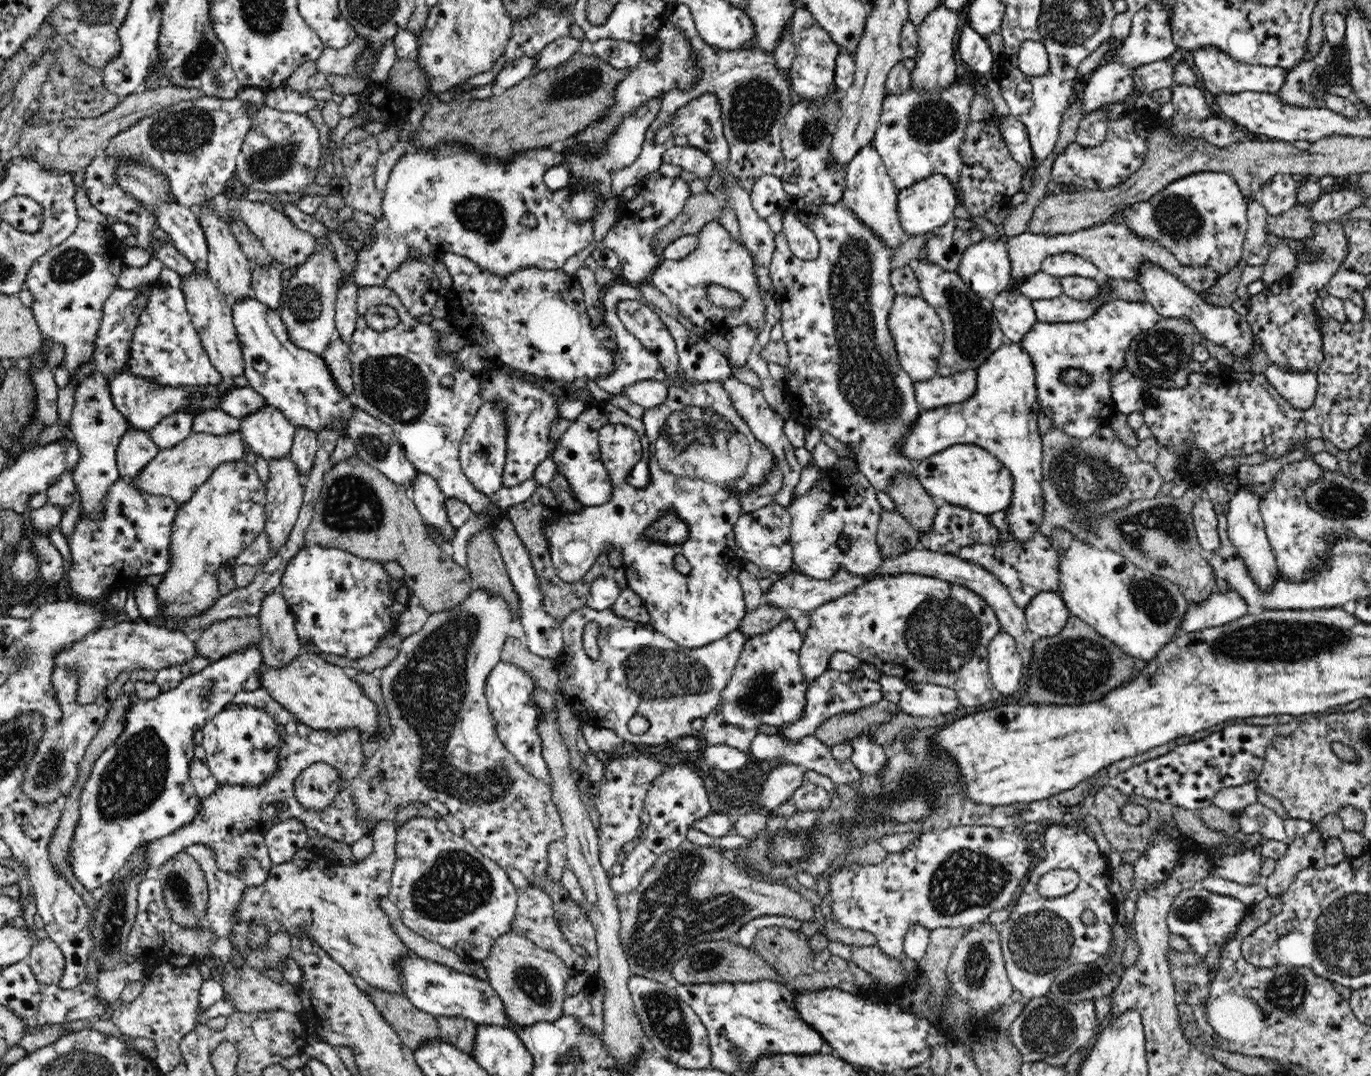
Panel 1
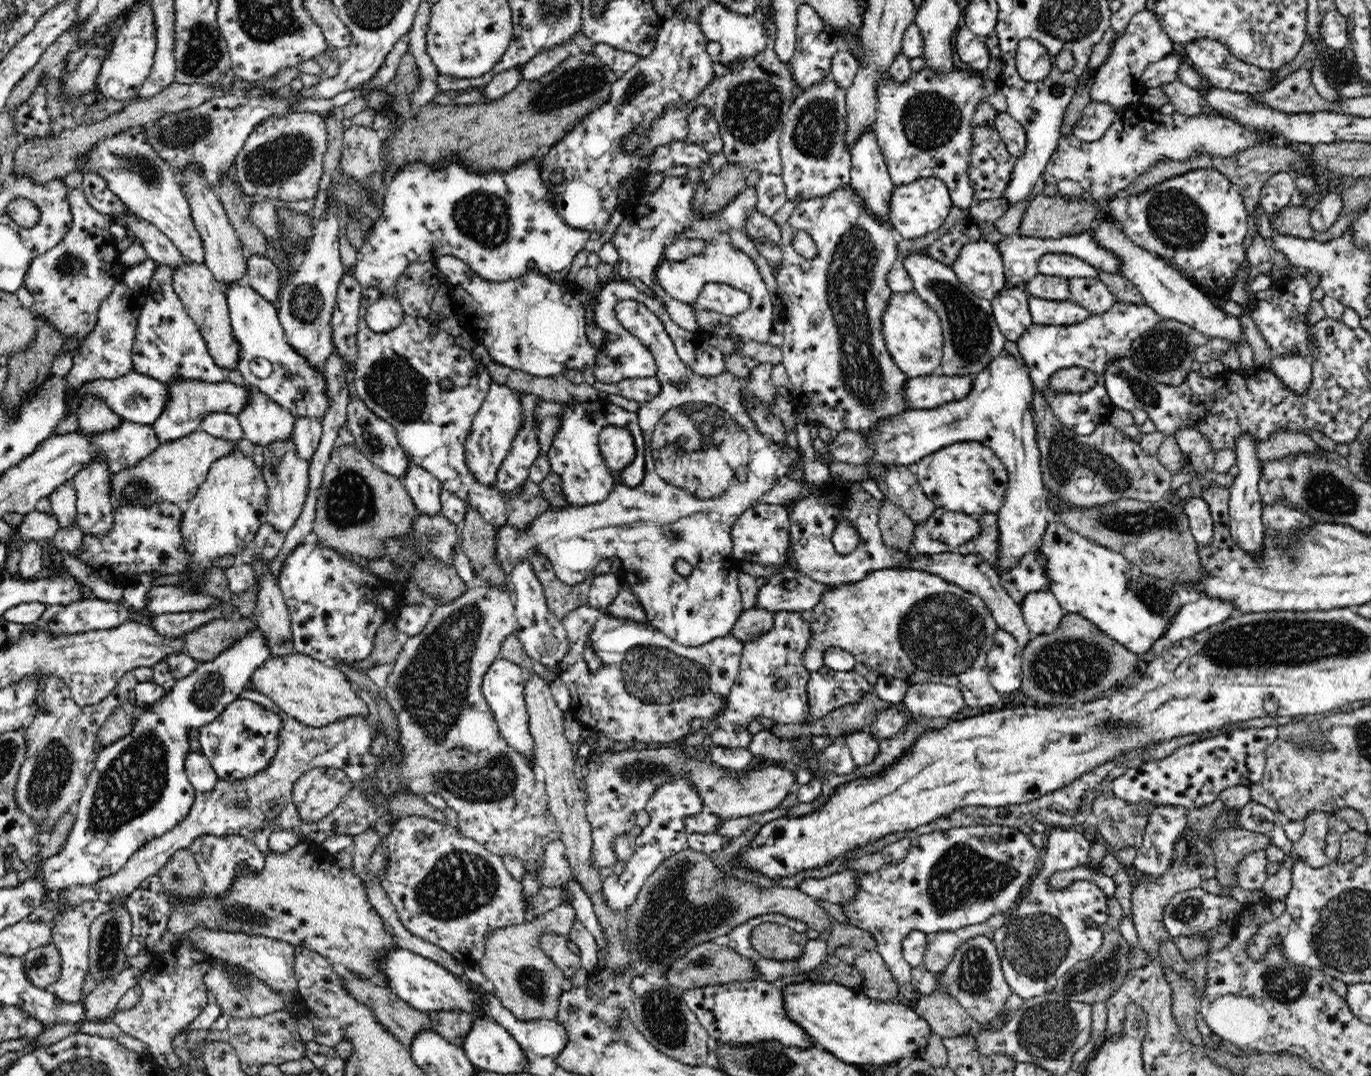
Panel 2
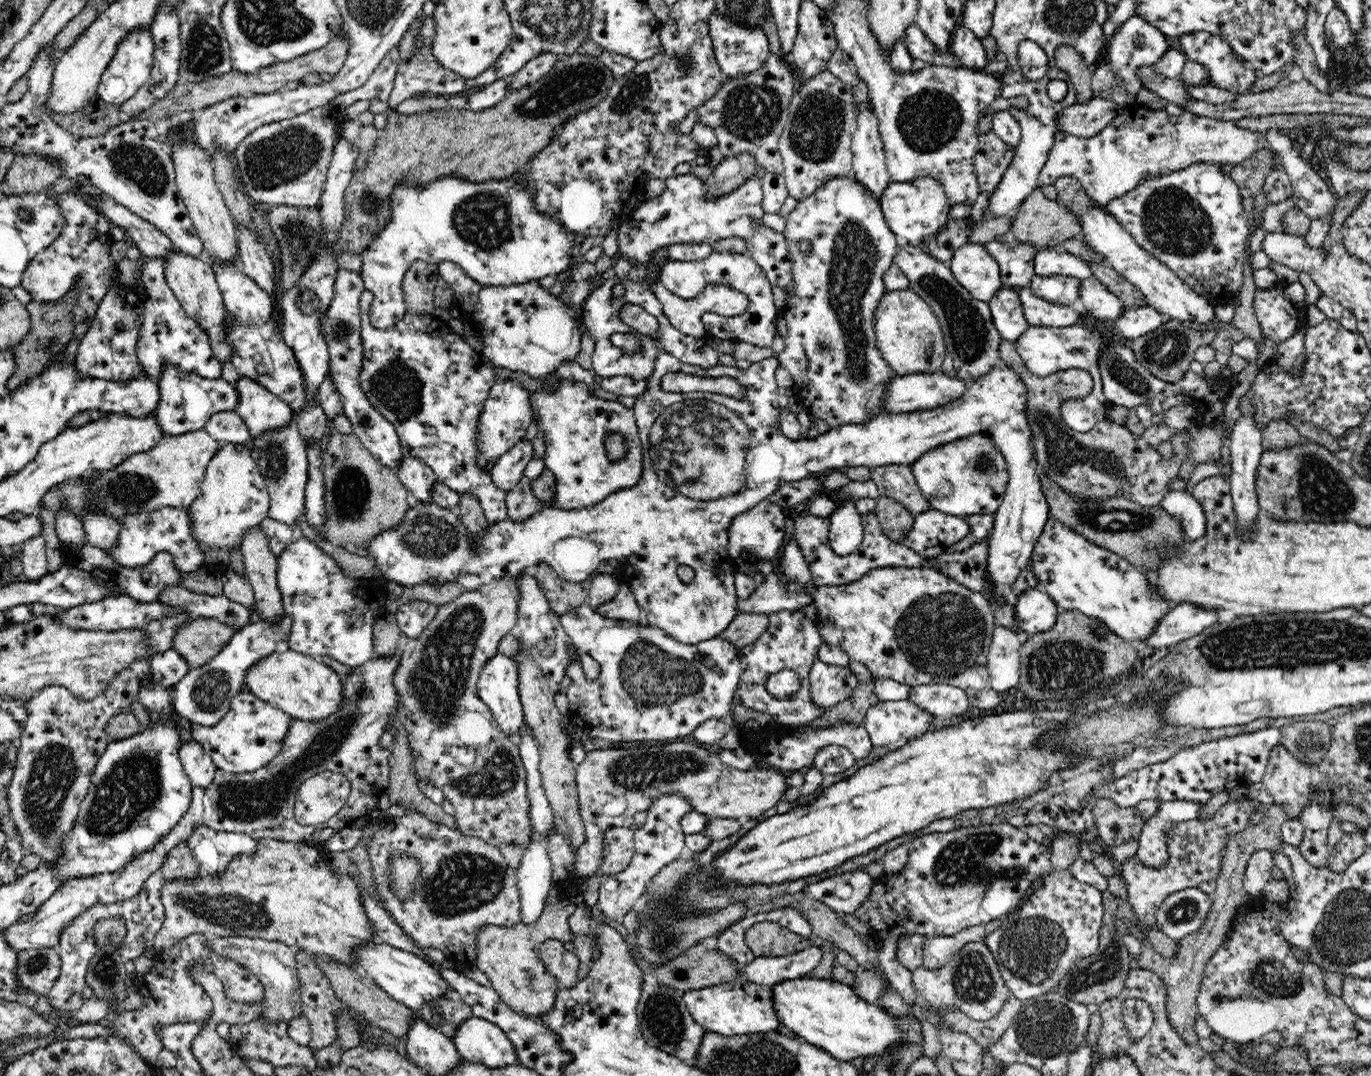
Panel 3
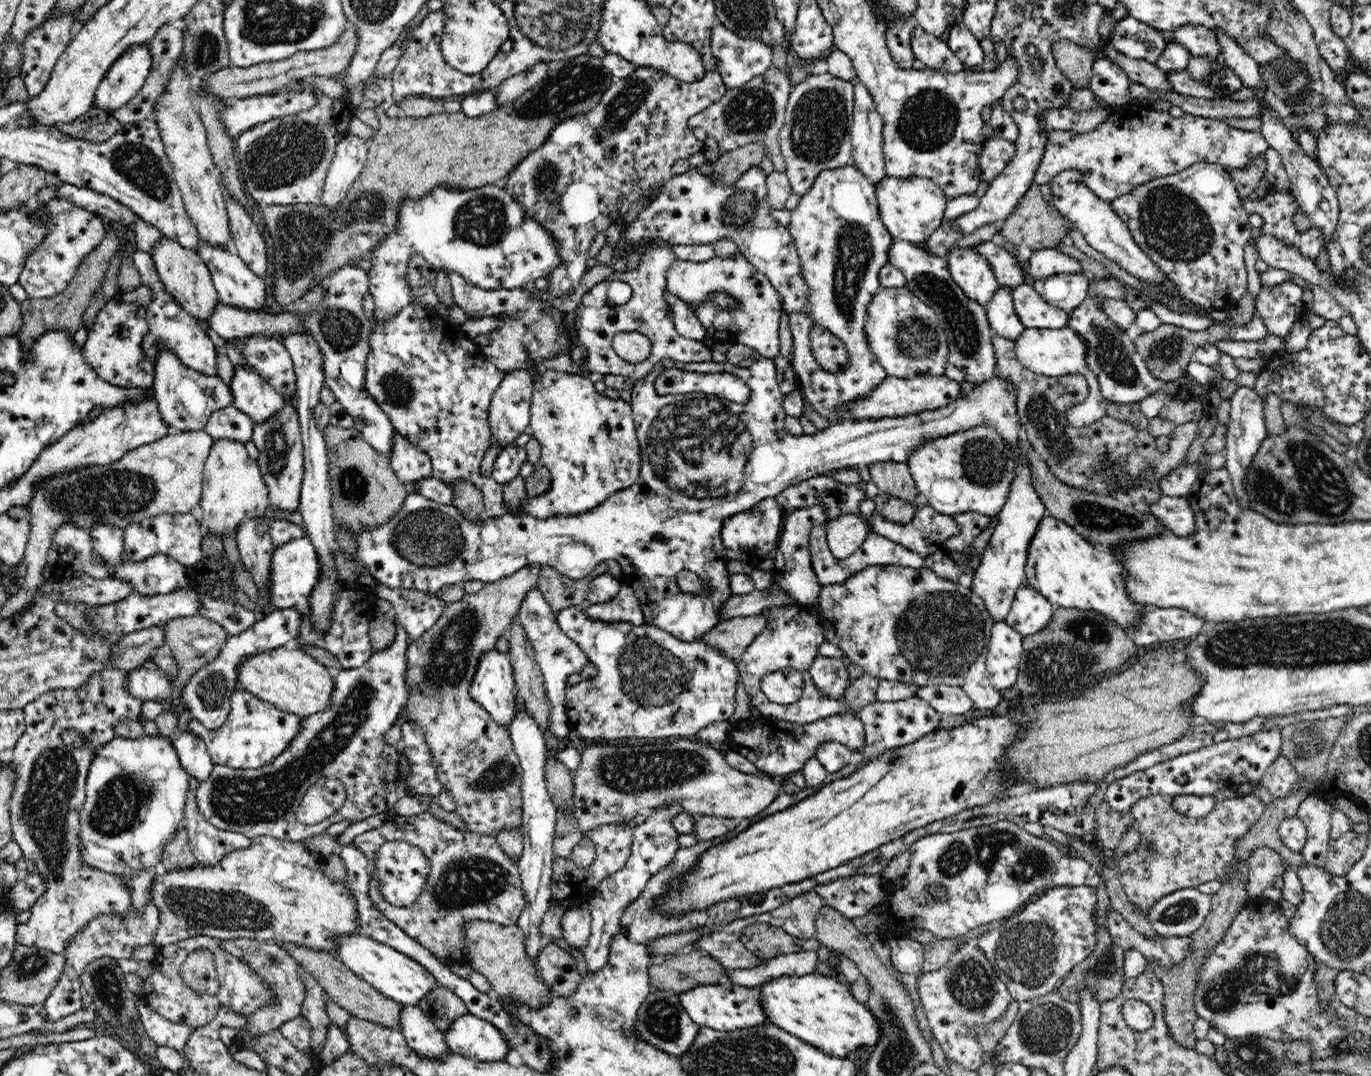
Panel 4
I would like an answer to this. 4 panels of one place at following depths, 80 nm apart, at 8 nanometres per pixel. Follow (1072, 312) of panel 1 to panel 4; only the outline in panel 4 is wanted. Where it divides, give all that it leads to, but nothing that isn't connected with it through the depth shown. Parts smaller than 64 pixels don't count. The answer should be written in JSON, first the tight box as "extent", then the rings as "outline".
{"extent":[1010,283,1069,329],"outline":[[[1026,283],[1010,289],[1016,314],[1024,328],[1058,329],[1067,326],[1069,314],[1044,297],[1032,285]]]}

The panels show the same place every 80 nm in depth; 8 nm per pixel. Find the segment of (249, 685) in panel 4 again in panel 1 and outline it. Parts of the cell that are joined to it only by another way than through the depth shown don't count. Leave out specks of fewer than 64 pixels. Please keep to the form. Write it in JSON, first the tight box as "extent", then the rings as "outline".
{"extent":[259,652,379,738],"outline":[[[302,652],[279,669],[263,666],[259,679],[276,702],[315,731],[358,729],[366,738],[376,732],[379,712],[375,702],[367,697],[348,670],[329,663],[322,656]]]}

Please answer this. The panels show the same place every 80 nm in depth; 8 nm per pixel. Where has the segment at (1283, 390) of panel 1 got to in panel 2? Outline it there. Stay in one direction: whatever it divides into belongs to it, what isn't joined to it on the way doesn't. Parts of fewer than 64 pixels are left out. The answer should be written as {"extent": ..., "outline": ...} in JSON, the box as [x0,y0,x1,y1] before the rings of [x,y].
{"extent":[1269,354,1312,395],"outline":[[[1301,354],[1274,355],[1269,371],[1277,372],[1279,378],[1298,395],[1312,384],[1312,360]]]}

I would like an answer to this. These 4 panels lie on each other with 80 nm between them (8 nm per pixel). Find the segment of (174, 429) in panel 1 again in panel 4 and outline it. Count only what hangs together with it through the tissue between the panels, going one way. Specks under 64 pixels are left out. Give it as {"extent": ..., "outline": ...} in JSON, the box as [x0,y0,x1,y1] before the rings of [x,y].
{"extent":[153,348,234,432],"outline":[[[160,348],[154,371],[153,394],[162,421],[166,422],[168,428],[178,428],[180,432],[203,430],[216,410],[222,410],[234,404],[229,385],[226,385],[217,375],[207,376],[191,370],[168,348]]]}

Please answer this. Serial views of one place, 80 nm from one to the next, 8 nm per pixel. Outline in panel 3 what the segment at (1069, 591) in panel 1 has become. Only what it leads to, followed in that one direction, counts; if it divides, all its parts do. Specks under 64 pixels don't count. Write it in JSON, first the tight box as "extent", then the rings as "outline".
{"extent":[1030,516,1172,643],"outline":[[[1053,516],[1046,521],[1030,561],[1039,588],[1060,610],[1076,610],[1089,618],[1096,618],[1130,643],[1145,642],[1156,623],[1172,608],[1172,604],[1151,586],[1148,574],[1119,554],[1090,542]]]}

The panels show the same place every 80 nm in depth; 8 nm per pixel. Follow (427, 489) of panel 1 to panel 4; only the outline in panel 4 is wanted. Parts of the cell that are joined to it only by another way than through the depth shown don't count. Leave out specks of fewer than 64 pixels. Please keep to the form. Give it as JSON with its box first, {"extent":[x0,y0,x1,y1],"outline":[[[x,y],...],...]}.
{"extent":[389,431,432,484],"outline":[[[398,431],[393,436],[393,449],[389,454],[391,467],[402,484],[416,484],[424,478],[432,478],[430,455],[414,443],[404,439]]]}

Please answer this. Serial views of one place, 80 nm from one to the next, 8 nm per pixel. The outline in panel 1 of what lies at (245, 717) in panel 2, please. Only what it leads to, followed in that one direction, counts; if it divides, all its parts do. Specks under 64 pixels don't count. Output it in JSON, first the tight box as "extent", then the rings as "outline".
{"extent":[201,705,280,786],"outline":[[[226,705],[214,718],[201,728],[203,732],[202,746],[206,751],[208,768],[212,776],[222,785],[242,785],[254,786],[261,785],[267,781],[277,769],[279,761],[280,735],[277,731],[277,724],[271,714],[264,710],[257,709],[250,705]]]}

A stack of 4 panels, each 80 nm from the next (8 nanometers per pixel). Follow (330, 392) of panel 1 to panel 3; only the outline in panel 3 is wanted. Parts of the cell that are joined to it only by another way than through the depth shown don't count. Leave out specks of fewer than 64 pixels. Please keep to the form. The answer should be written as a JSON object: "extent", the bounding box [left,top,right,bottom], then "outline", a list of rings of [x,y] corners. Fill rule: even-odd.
{"extent":[211,261,320,413],"outline":[[[230,261],[212,263],[211,267],[216,273],[215,279],[222,293],[227,314],[232,315],[234,324],[228,333],[228,344],[232,347],[231,363],[240,376],[258,382],[278,399],[286,402],[294,413],[300,413],[307,408],[320,406],[318,396],[308,399],[304,386],[304,372],[300,371],[300,364],[292,350],[286,346],[278,323],[272,316],[274,312],[273,299],[254,281],[248,277],[239,266]],[[258,366],[266,366],[266,374],[258,374]]]}

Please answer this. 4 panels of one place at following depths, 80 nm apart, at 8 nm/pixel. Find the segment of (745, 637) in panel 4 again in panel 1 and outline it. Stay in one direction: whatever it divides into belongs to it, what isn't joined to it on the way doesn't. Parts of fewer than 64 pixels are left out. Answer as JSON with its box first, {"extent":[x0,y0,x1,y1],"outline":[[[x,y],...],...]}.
{"extent":[739,602,790,638],"outline":[[[764,602],[764,604],[756,607],[755,610],[747,612],[742,623],[740,623],[739,629],[742,634],[749,638],[768,632],[785,618],[790,617],[784,613],[782,608],[776,608]]]}

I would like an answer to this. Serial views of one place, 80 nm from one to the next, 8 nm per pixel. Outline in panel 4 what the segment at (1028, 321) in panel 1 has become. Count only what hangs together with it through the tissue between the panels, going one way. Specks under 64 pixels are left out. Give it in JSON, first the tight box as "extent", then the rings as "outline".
{"extent":[984,288,1026,341],"outline":[[[999,288],[984,307],[990,328],[995,335],[1015,341],[1023,334],[1026,328],[1016,314],[1009,288]]]}

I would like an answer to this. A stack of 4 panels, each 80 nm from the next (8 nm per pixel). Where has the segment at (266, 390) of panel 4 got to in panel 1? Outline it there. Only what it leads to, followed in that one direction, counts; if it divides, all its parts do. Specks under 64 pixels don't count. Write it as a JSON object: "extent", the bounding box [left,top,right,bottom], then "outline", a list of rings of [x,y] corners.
{"extent":[240,403,296,462],"outline":[[[267,403],[264,408],[260,408],[254,414],[248,414],[246,418],[241,419],[240,431],[246,446],[250,446],[257,456],[265,458],[267,462],[270,459],[289,456],[295,430],[296,427],[288,421],[288,418],[285,418],[284,414],[281,414],[280,410],[269,406]]]}

